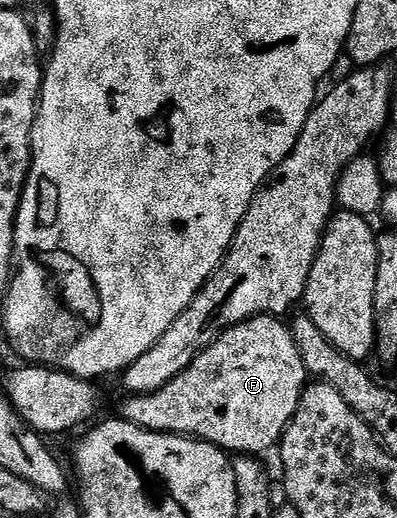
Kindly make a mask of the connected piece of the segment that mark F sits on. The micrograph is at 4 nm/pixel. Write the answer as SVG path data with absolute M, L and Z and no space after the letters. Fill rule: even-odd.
M256 315L254 319L227 328L207 350L191 361L187 369L183 369L183 373L179 373L179 377L163 385L163 389L149 395L129 395L119 411L120 418L148 431L202 439L204 443L213 443L234 456L264 456L264 451L272 447L274 450L280 444L307 386L305 366L299 357L299 349L295 349L293 332L281 323L284 322L272 315Z

